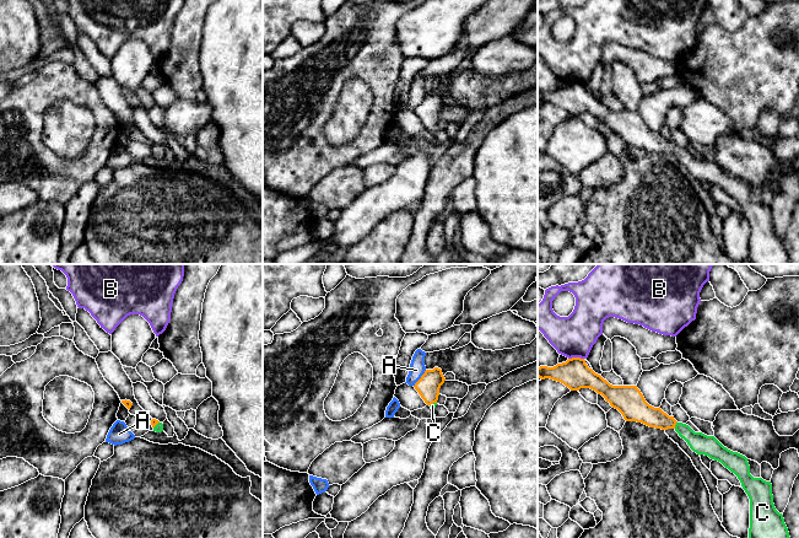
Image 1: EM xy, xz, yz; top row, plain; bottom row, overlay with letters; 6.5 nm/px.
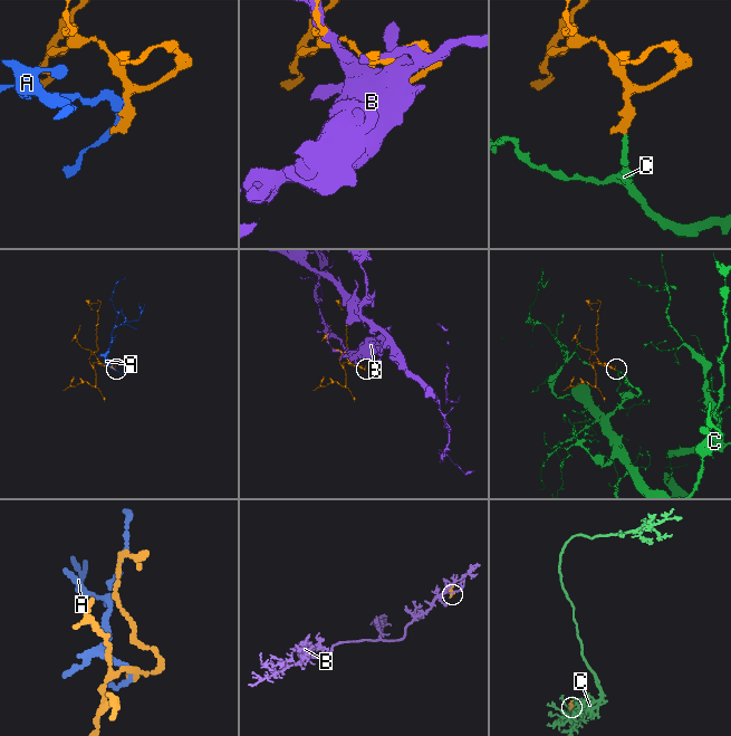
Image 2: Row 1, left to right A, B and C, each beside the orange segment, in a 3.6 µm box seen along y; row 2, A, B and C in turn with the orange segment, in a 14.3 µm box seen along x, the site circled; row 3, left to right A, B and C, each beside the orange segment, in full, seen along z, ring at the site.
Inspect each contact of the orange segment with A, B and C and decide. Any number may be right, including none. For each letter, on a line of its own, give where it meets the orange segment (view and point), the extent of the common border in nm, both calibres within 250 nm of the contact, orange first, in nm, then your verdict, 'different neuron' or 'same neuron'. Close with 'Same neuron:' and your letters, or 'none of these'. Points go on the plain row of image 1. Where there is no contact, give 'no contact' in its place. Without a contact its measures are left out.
A: contact xz (420, 103); length 140 nm; calibres 150 and 100 nm; different neuron
B: contact yz (576, 82); length 100 nm; calibres 200 and 280 nm; different neuron
C: contact yz (675, 149); length 50 nm; calibres 150 and 140 nm; same neuron
Same neuron: C

